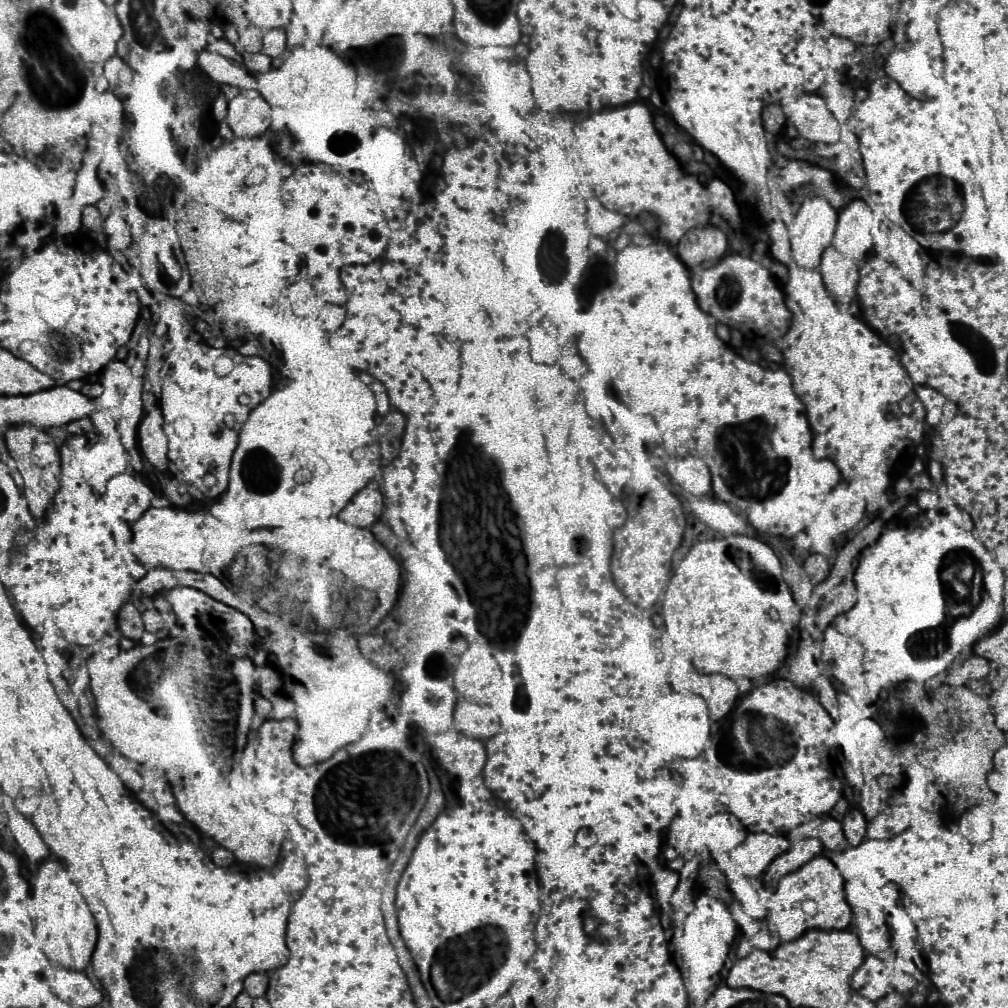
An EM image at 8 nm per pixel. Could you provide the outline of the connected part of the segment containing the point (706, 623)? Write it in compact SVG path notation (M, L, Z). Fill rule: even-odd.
M744 534L694 542L688 554L674 568L662 602L664 624L668 632L674 634L682 654L694 664L694 668L702 674L716 672L732 680L766 678L780 668L792 634L792 612L794 598L782 578L780 558L762 540Z

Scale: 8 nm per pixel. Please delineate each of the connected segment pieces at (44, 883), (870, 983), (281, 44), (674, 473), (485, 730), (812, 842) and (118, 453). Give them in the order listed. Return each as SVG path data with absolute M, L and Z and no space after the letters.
M56 858L44 860L36 874L30 916L34 920L36 938L44 942L44 948L52 960L56 960L58 964L70 970L84 970L88 966L96 946L96 938L98 938L96 920L84 896L80 894L76 884L70 880L64 864Z
M866 956L862 966L852 976L852 990L872 1002L886 996L890 990L886 964L876 956Z
M284 28L266 30L264 32L264 48L262 48L262 52L268 54L270 58L278 58L278 56L282 56L284 50L286 50L286 30Z
M672 456L666 464L666 472L674 478L674 482L684 488L688 494L704 496L712 492L710 468L698 456Z
M458 700L454 712L454 730L468 738L488 740L500 732L500 722L490 706Z
M804 838L792 844L792 848L780 854L776 860L772 860L768 870L762 874L762 888L766 892L774 892L782 876L802 868L806 862L810 862L814 856L820 856L822 852L824 852L824 846L816 838Z
M98 440L86 448L80 464L88 484L98 494L102 494L106 482L128 468L128 456L120 444L108 444L104 440Z

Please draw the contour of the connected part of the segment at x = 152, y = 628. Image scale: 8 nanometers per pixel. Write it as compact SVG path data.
M154 608L144 610L144 612L142 612L142 618L144 618L144 624L146 624L146 630L148 630L148 632L158 632L158 630L162 630L162 626L164 626L162 616L160 616L158 610L154 610Z

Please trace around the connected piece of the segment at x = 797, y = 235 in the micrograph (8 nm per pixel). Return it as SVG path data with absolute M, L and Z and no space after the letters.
M820 196L808 198L800 204L788 228L792 260L796 266L808 270L818 268L822 252L832 244L836 220L838 210Z

